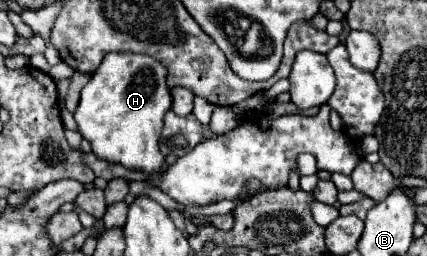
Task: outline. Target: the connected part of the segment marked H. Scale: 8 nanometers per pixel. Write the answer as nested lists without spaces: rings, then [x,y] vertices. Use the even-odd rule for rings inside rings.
[[[108,52],[98,66],[98,70],[92,74],[90,82],[82,88],[82,98],[76,108],[76,122],[80,128],[80,134],[90,140],[92,150],[98,158],[104,158],[108,162],[118,162],[130,170],[140,170],[150,174],[148,182],[156,184],[162,176],[160,166],[164,162],[164,156],[158,150],[158,138],[162,130],[162,118],[172,108],[172,94],[166,84],[166,68],[164,64],[158,64],[156,58],[150,58],[146,54],[132,54],[132,52]]]

